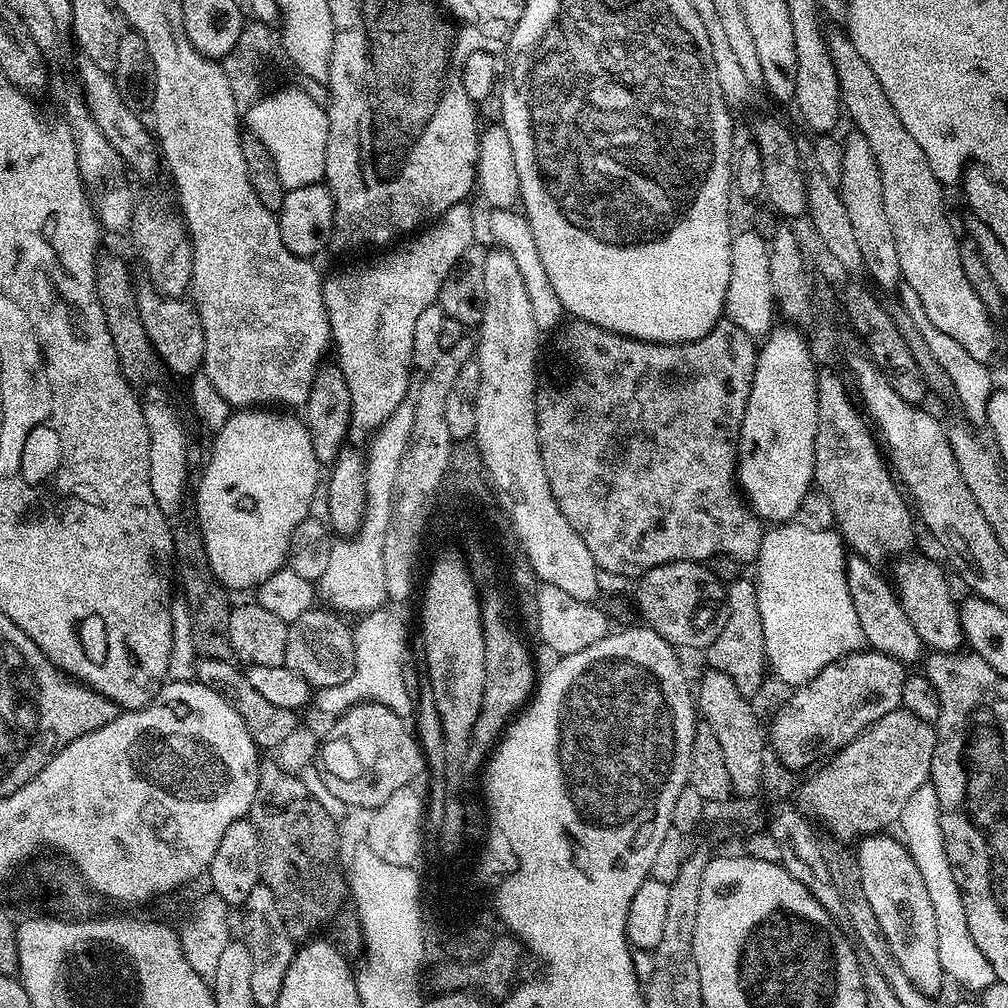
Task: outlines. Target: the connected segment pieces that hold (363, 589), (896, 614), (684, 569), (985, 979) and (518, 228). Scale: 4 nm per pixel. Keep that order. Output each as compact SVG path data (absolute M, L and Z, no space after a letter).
M405 402L386 422L377 428L366 448L364 478L366 480L366 510L360 530L341 546L333 546L327 569L318 581L318 596L327 602L337 613L374 612L389 603L386 594L386 570L382 567L382 545L386 542L386 530L392 517L392 499L396 497L396 471L404 448L410 438L414 422L414 403Z
M852 554L845 559L846 582L850 586L850 598L854 598L854 610L858 614L858 626L864 635L864 644L871 651L881 652L890 658L899 660L905 666L921 659L925 651L924 644L910 626L910 618L906 618L906 610L902 610L900 599L896 596L893 585L879 571L877 565L866 558Z
M695 560L670 562L654 566L639 577L634 588L634 608L647 627L653 628L677 650L706 650L722 634L722 613L725 611L725 585L708 569L707 563Z
M932 783L918 786L906 806L902 806L902 814L898 821L899 835L908 847L910 858L914 858L914 866L922 874L922 883L930 893L930 902L934 906L934 919L938 922L938 958L942 958L942 970L945 977L957 980L969 988L969 993L980 994L985 988L997 983L994 966L986 962L982 950L974 946L974 938L970 938L970 930L966 922L966 910L962 906L962 894L958 890L958 882L954 882L954 870L950 870L950 858L946 858L944 839L942 838L942 822L938 810L938 794Z
M493 208L488 212L488 232L492 235L492 244L504 248L510 258L518 265L518 274L522 274L522 283L526 285L526 295L530 298L530 306L534 313L534 323L541 334L559 329L565 323L566 313L562 306L562 298L558 298L550 277L546 274L546 266L542 266L542 257L538 255L538 245L534 243L534 234L530 234L528 220L523 211L511 208Z

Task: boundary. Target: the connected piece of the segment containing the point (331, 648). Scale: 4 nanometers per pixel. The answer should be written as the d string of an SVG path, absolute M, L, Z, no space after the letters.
M313 606L290 621L286 634L286 658L284 667L294 670L313 689L338 686L350 678L356 663L354 662L353 629L343 624L335 611L324 606Z

